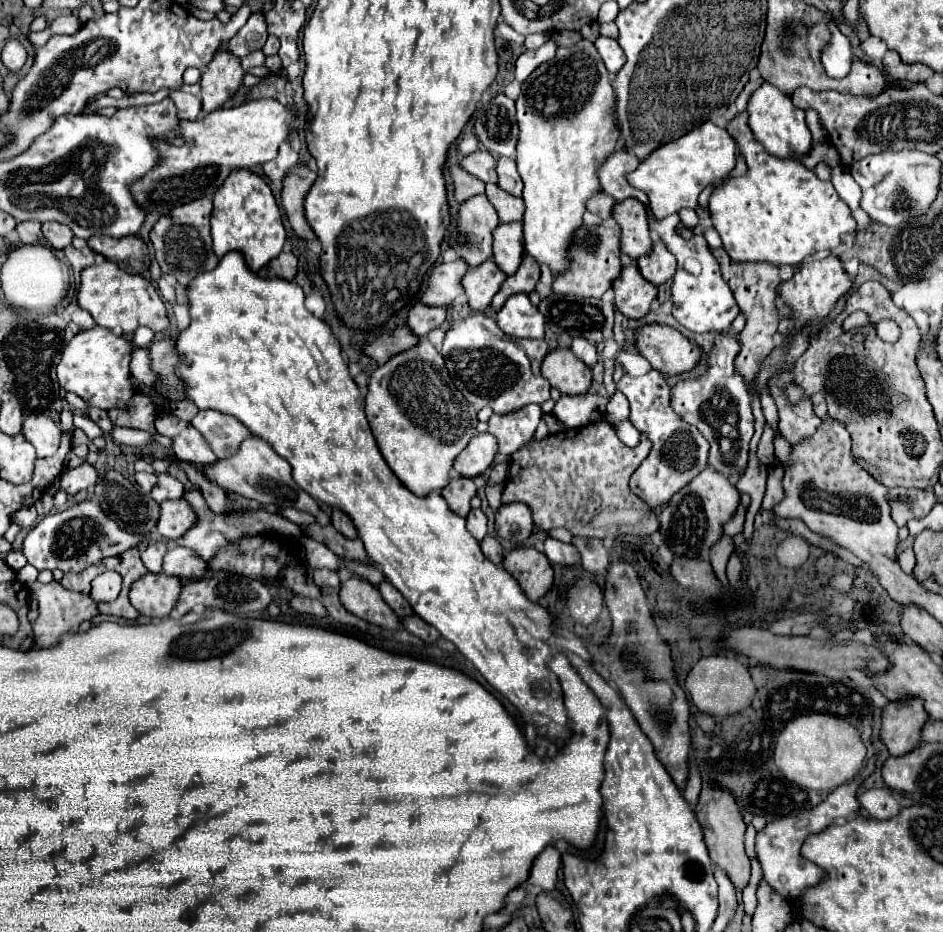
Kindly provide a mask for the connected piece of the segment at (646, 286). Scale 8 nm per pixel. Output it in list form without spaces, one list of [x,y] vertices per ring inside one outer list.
[[[635,263],[623,267],[621,275],[613,283],[615,305],[627,319],[641,319],[649,313],[651,303],[657,299],[657,287],[639,277]]]

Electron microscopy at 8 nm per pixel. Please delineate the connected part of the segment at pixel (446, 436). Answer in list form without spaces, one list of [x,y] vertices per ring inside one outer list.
[[[421,339],[415,349],[391,357],[391,361],[373,371],[369,379],[365,413],[387,465],[417,497],[427,497],[427,493],[439,493],[447,485],[455,457],[467,447],[471,437],[477,435],[479,423],[475,407],[471,407],[471,403],[453,385],[441,353],[425,339]]]

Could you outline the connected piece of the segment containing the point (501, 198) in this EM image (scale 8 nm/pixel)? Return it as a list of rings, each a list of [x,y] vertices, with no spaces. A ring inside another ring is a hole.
[[[489,183],[485,195],[489,197],[489,201],[493,203],[493,207],[497,209],[497,215],[501,219],[501,223],[511,223],[511,221],[521,221],[523,213],[525,213],[525,203],[521,197],[515,195],[507,195],[499,185]]]

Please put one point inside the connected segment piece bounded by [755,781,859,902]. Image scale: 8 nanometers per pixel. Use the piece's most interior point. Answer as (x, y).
(777, 846)

